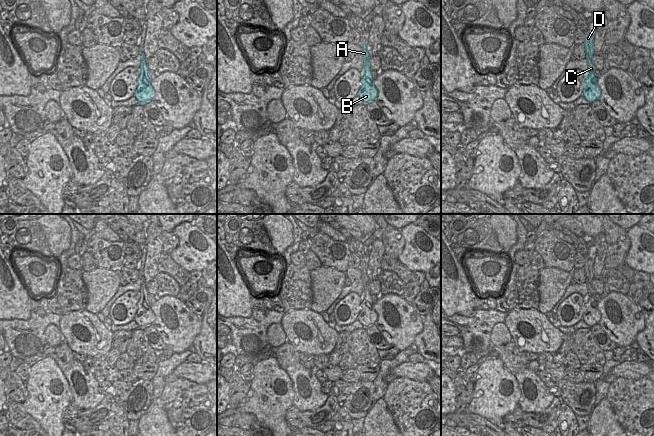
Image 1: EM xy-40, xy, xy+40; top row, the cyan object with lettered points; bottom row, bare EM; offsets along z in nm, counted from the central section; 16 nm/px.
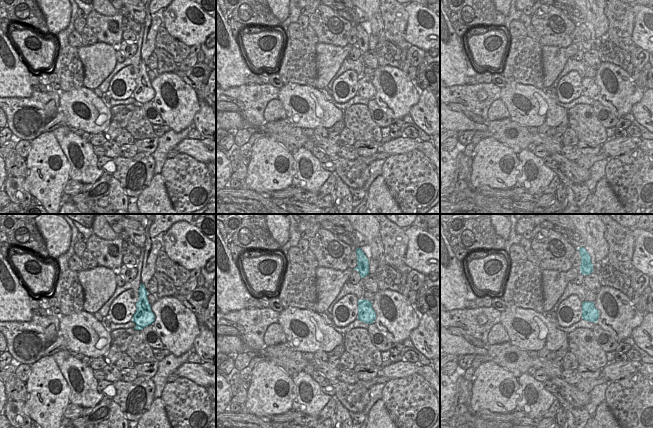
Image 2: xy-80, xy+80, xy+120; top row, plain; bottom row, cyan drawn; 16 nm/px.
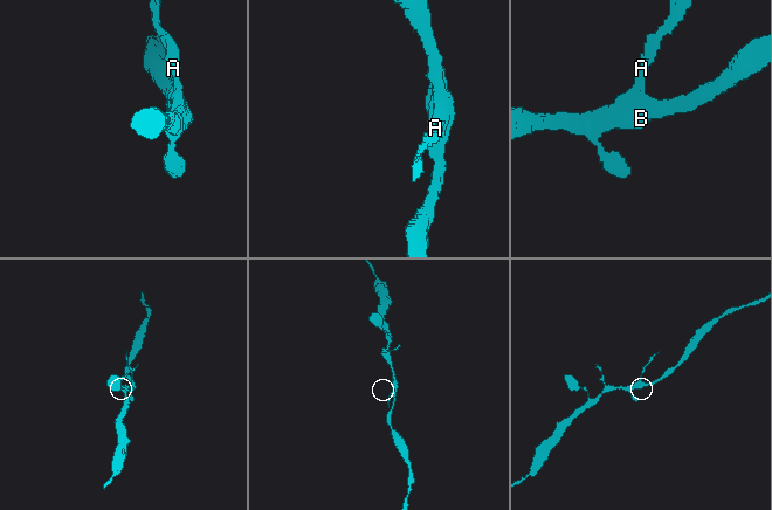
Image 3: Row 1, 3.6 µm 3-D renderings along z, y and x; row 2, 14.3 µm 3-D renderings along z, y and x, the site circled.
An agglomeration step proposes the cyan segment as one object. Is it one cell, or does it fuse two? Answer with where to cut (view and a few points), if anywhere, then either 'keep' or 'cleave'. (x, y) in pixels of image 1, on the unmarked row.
xy (366, 281), (364, 288) | cleave

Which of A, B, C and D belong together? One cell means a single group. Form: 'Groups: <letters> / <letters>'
Groups: A D / B C

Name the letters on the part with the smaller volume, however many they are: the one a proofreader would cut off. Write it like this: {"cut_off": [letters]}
{"cut_off": ["A", "D"]}

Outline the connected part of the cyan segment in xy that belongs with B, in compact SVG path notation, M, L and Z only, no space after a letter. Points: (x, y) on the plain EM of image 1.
M365 282L365 288L361 297L361 311L358 314L358 320L363 325L362 329L367 329L369 326L376 324L378 314L374 310L374 303L371 300L371 292L369 283Z

